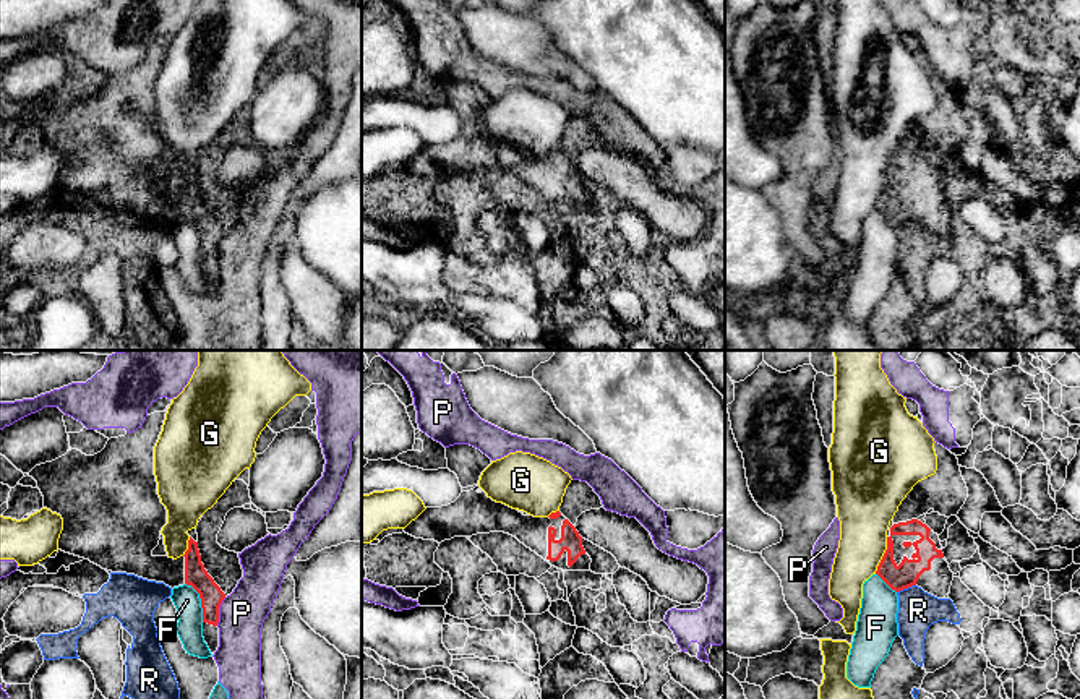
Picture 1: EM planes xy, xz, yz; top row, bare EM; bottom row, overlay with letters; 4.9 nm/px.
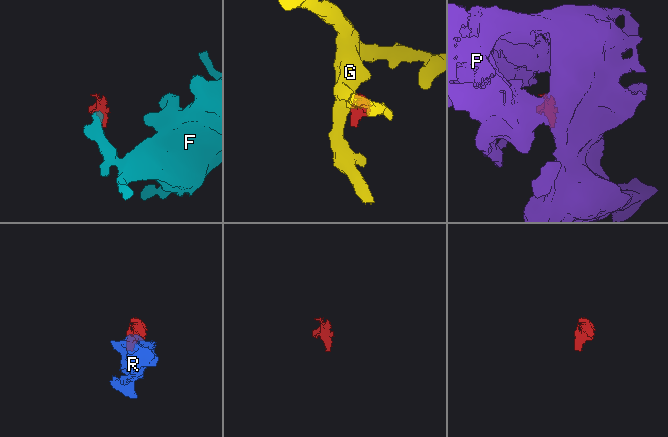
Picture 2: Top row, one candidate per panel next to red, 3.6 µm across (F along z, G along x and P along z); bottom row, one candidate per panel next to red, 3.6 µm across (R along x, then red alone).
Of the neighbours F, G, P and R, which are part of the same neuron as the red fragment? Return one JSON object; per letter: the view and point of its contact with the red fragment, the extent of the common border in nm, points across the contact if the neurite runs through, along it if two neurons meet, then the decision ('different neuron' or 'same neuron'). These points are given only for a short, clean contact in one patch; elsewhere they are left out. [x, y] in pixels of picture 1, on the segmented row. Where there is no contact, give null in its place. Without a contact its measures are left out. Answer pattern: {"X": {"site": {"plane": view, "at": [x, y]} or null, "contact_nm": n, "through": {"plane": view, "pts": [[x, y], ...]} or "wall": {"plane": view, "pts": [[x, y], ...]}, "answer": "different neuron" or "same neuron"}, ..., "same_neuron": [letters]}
{"F": {"site": {"plane": "xy", "at": [201, 602]}, "contact_nm": 220, "wall": {"plane": "xy", "pts": [[185, 583], [198, 594], [203, 621]]}, "answer": "different neuron"}, "G": {"site": {"plane": "yz", "at": [884, 555]}, "contact_nm": 200, "wall": {"plane": "yz", "pts": [[887, 537], [887, 547], [874, 573]]}, "answer": "different neuron"}, "P": {"site": {"plane": "xy", "at": [218, 612]}, "contact_nm": 150, "wall": {"plane": "xy", "pts": [[226, 597], [219, 607], [219, 621], [216, 625]]}, "answer": "different neuron"}, "R": {"site": {"plane": "yz", "at": [905, 587]}, "contact_nm": 100, "wall": {"plane": "yz", "pts": [[915, 584], [897, 592]]}, "answer": "different neuron"}, "same_neuron": []}

